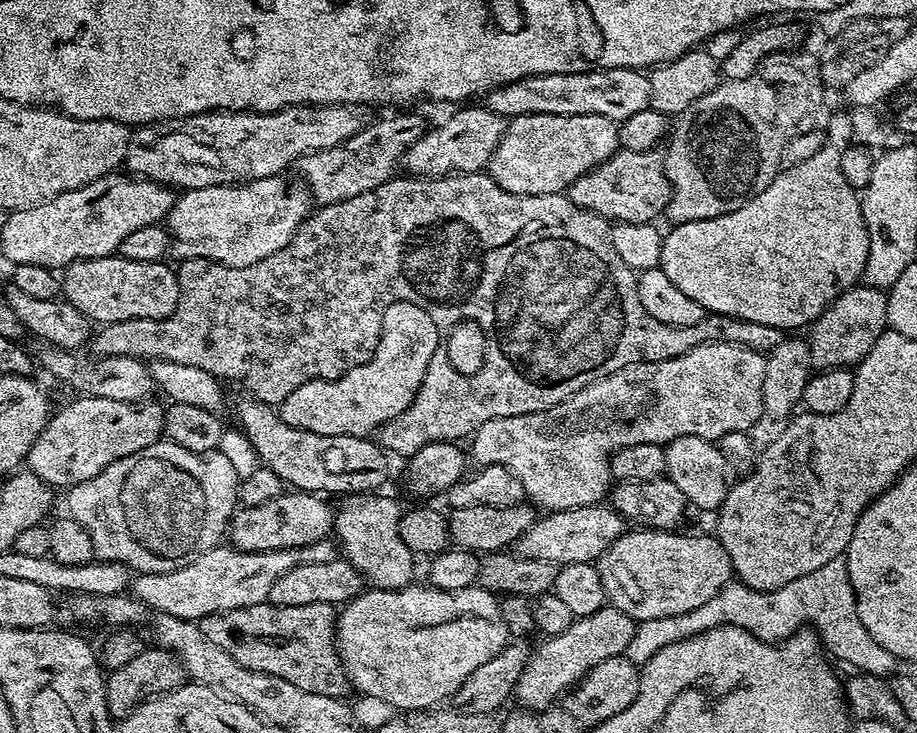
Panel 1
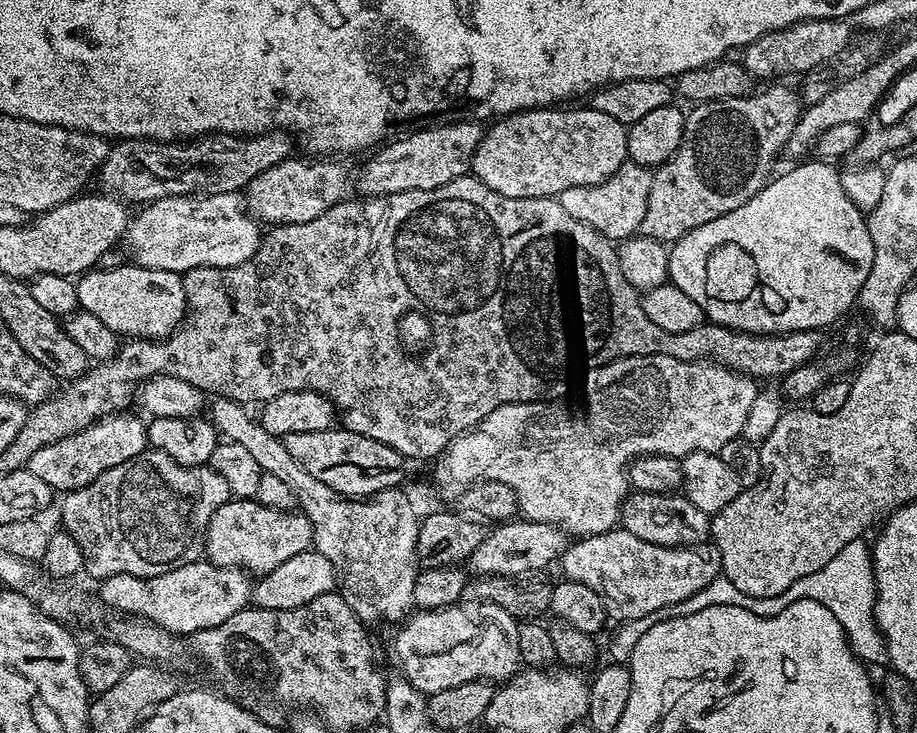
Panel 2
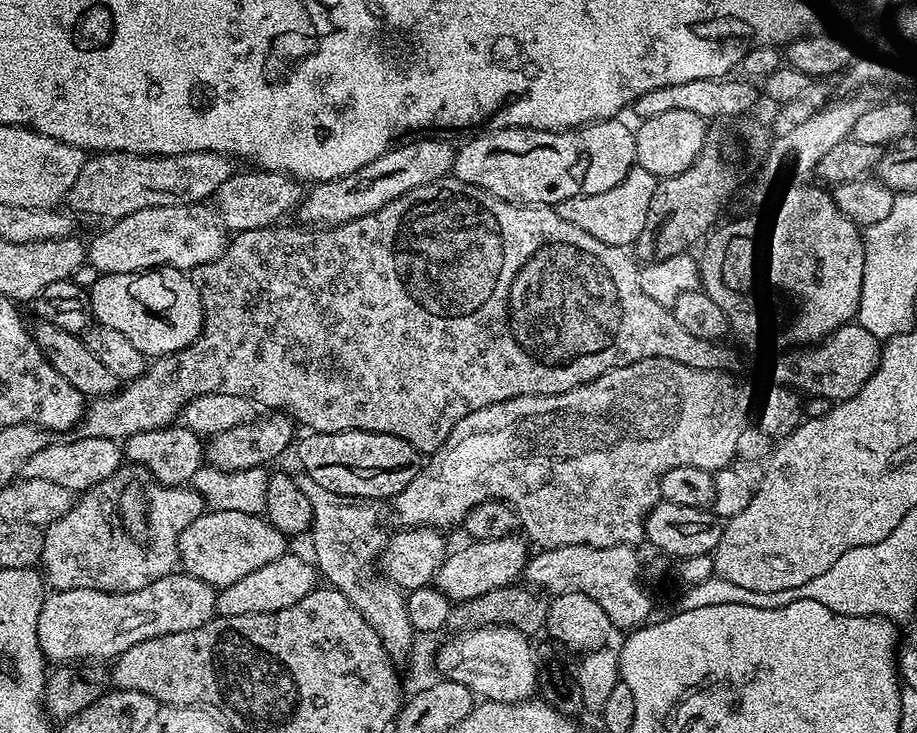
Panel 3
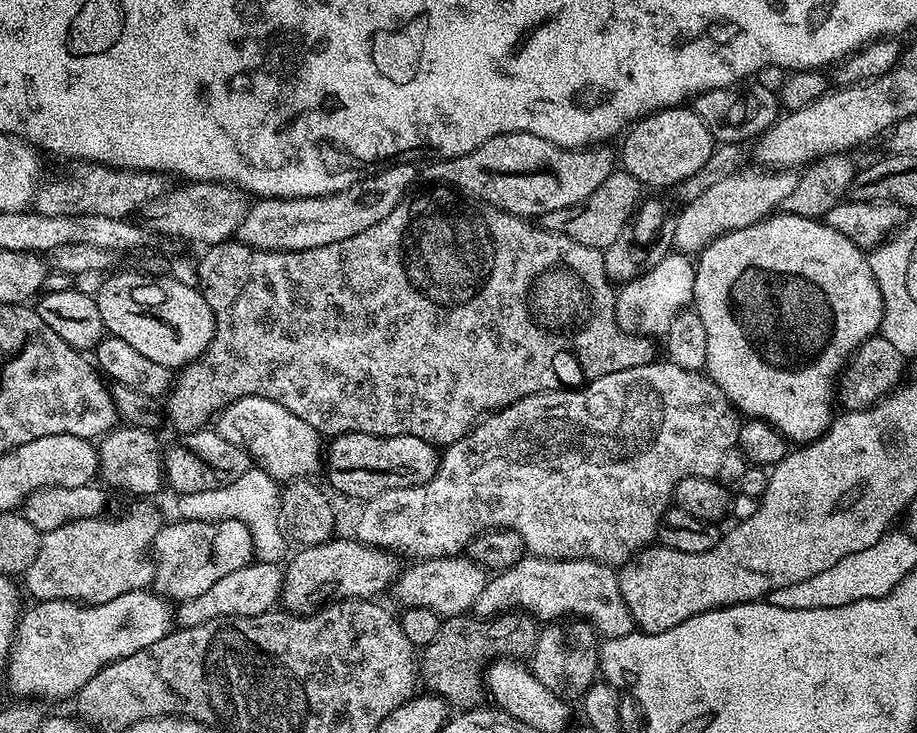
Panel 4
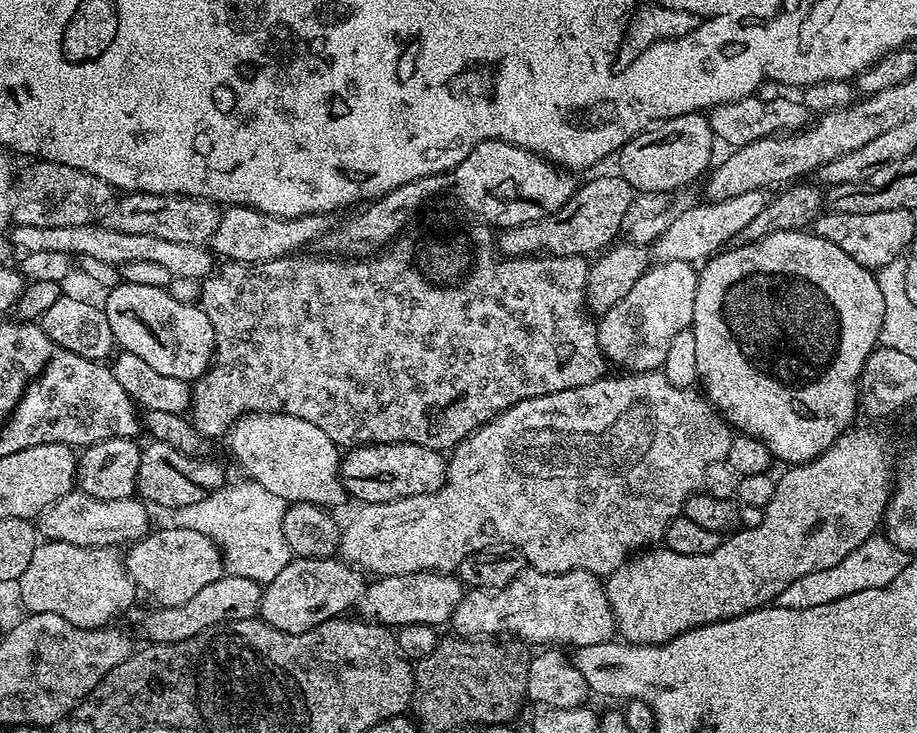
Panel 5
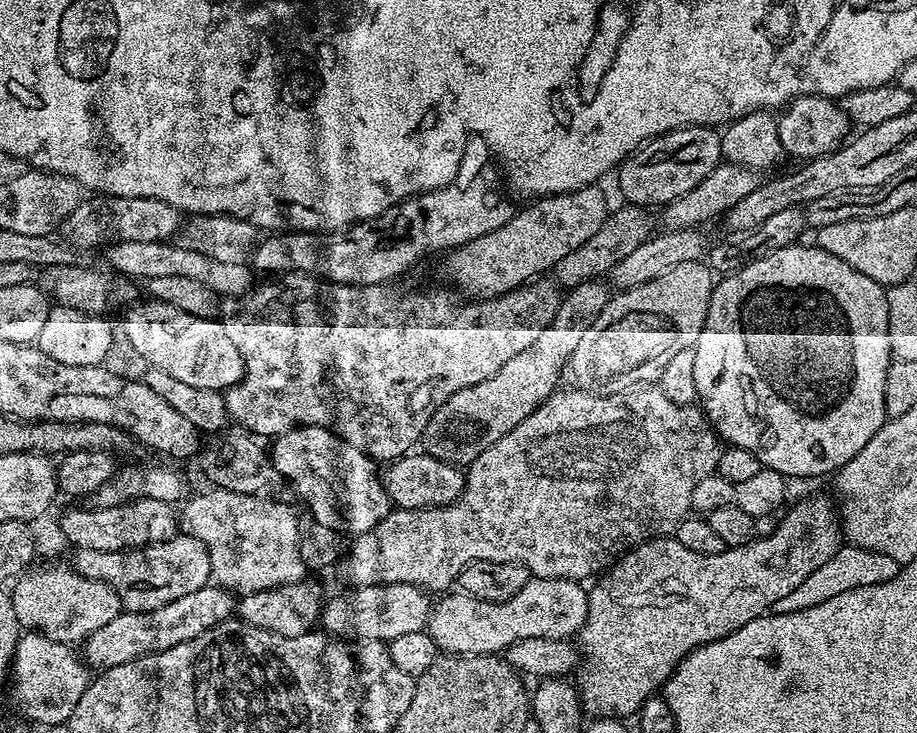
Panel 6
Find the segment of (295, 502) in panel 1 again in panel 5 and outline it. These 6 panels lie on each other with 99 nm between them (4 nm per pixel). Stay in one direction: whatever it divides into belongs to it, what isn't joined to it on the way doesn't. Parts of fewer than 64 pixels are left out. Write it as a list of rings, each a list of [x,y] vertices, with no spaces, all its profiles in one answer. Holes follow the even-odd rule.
[[[167,527],[161,532],[149,531],[147,536],[135,541],[124,556],[124,564],[136,583],[137,593],[143,599],[145,596],[156,608],[182,606],[182,602],[190,602],[202,586],[210,586],[210,582],[226,572],[224,553],[210,537],[198,530]]]

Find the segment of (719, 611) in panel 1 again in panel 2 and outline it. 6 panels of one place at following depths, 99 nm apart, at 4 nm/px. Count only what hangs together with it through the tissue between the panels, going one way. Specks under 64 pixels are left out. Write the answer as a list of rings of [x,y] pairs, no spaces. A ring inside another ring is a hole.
[[[863,539],[850,542],[822,566],[822,570],[814,570],[814,574],[806,574],[806,578],[798,578],[790,590],[778,594],[774,598],[754,598],[750,594],[742,594],[734,582],[730,582],[727,576],[721,574],[710,582],[698,594],[690,594],[686,602],[678,602],[674,606],[666,606],[654,614],[646,614],[646,618],[634,618],[625,620],[619,625],[620,628],[612,636],[612,641],[608,644],[608,652],[613,661],[618,664],[627,665],[632,659],[634,648],[638,646],[638,640],[642,634],[646,634],[652,626],[658,626],[660,622],[666,622],[670,618],[682,618],[686,614],[698,614],[698,610],[706,610],[706,606],[742,606],[759,616],[773,616],[782,614],[786,606],[790,606],[796,600],[813,600],[822,602],[834,618],[838,618],[840,625],[844,627],[844,632],[852,644],[857,656],[864,661],[865,665],[888,664],[888,647],[884,644],[884,636],[880,629],[876,627],[876,579],[872,569],[872,549]]]

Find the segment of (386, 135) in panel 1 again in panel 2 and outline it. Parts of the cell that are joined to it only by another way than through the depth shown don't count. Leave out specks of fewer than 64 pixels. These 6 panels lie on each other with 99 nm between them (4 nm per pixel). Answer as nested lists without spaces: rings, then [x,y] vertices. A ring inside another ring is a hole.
[[[289,158],[262,170],[246,189],[248,212],[261,225],[297,224],[314,222],[318,214],[326,214],[334,205],[350,196],[350,172],[344,169],[340,158]],[[349,188],[349,192],[348,192]],[[268,224],[268,225],[267,225]]]

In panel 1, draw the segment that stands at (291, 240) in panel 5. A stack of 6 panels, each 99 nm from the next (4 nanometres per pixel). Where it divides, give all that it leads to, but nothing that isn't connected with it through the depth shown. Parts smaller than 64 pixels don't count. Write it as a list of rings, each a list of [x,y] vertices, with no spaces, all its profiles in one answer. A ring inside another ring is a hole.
[[[460,106],[456,113],[445,124],[437,128],[429,127],[414,146],[405,154],[403,167],[417,178],[434,176],[451,176],[458,172],[482,172],[492,160],[498,142],[506,127],[505,117],[491,112],[489,108],[477,106]],[[408,167],[408,168],[407,168]]]

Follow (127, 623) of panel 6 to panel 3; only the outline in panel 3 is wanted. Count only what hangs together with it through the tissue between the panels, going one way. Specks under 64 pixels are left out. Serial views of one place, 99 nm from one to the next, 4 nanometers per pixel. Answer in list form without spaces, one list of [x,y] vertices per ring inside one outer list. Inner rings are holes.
[[[285,554],[274,558],[274,562],[266,562],[266,566],[258,566],[238,582],[230,582],[230,586],[219,589],[216,594],[215,615],[237,616],[238,614],[258,614],[286,610],[286,606],[294,606],[294,602],[302,602],[306,594],[317,587],[318,572],[311,563],[299,560],[293,554]]]

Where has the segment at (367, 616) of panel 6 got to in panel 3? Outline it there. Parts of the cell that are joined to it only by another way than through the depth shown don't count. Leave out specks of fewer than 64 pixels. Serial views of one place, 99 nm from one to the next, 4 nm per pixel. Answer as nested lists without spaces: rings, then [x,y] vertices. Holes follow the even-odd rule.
[[[520,534],[493,540],[478,540],[465,545],[465,548],[460,548],[457,552],[456,549],[449,551],[444,565],[436,571],[434,579],[436,591],[453,602],[478,598],[478,594],[490,594],[490,590],[515,585],[521,579],[524,567],[528,565],[530,548],[525,537]]]

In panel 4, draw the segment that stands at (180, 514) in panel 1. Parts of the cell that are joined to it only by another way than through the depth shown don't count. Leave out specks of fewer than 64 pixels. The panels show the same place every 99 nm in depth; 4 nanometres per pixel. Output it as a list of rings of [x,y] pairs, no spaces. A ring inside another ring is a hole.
[[[140,498],[125,510],[121,516],[107,520],[101,514],[92,518],[82,518],[74,522],[66,522],[66,526],[58,526],[58,530],[43,533],[40,538],[38,558],[30,562],[22,580],[28,583],[28,592],[33,601],[41,600],[78,600],[81,604],[105,604],[114,602],[114,598],[122,598],[122,594],[139,592],[147,589],[156,579],[156,561],[154,545],[160,533],[162,519],[160,512],[147,499]]]

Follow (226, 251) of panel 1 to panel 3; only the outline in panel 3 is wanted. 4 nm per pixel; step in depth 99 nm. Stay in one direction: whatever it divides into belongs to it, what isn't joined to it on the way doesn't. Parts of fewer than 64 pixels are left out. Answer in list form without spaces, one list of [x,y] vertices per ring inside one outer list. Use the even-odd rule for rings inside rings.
[[[204,202],[138,210],[138,214],[130,214],[126,218],[109,223],[105,228],[108,229],[98,233],[92,241],[89,239],[86,244],[87,263],[98,266],[101,274],[130,274],[131,272],[146,272],[149,268],[191,270],[206,262],[217,260],[230,241],[229,233],[215,207]]]

